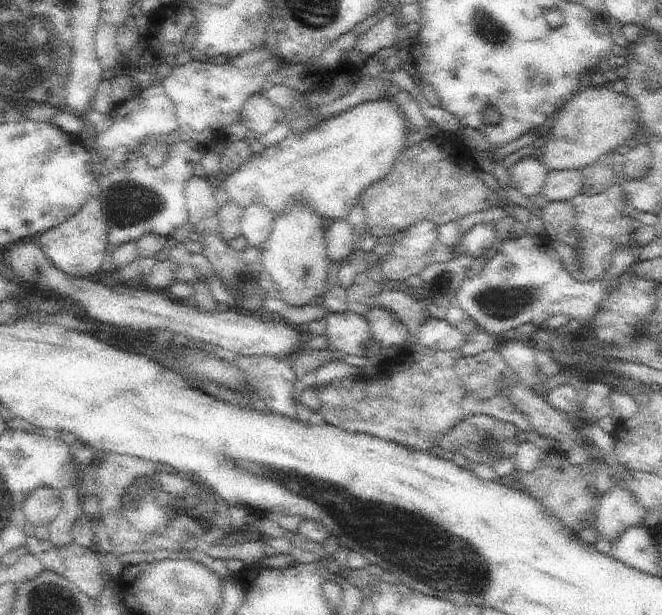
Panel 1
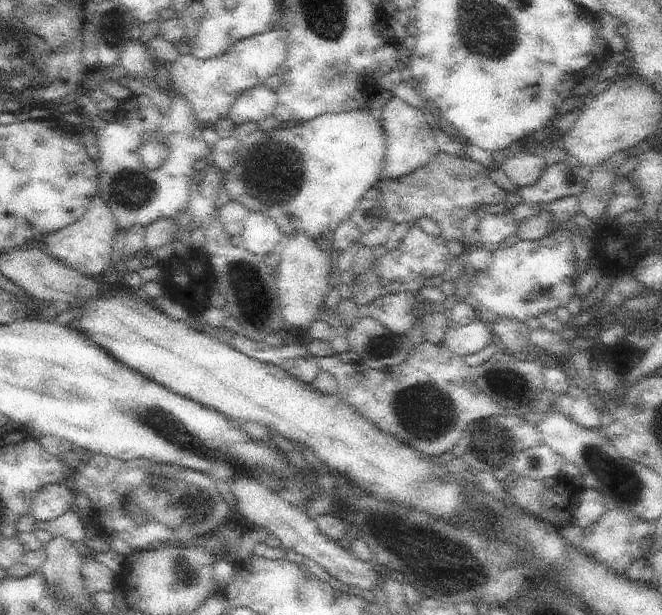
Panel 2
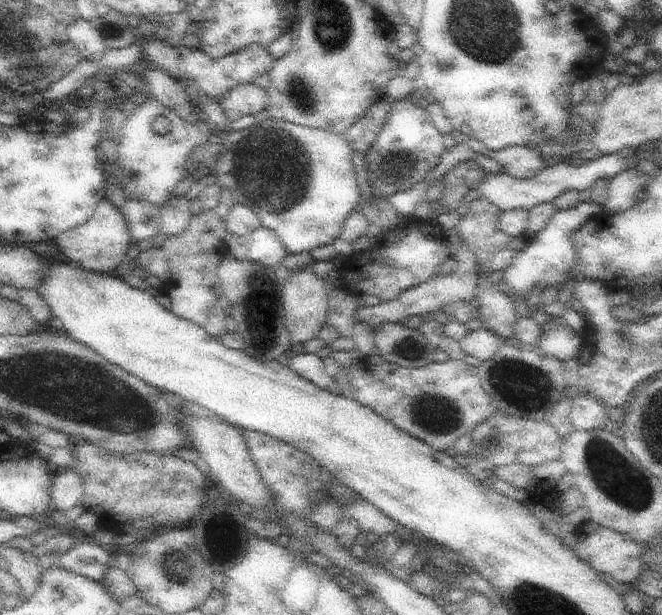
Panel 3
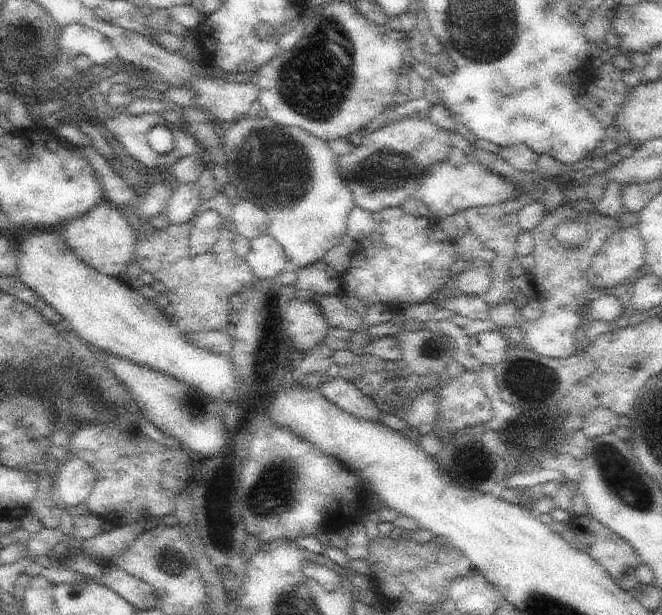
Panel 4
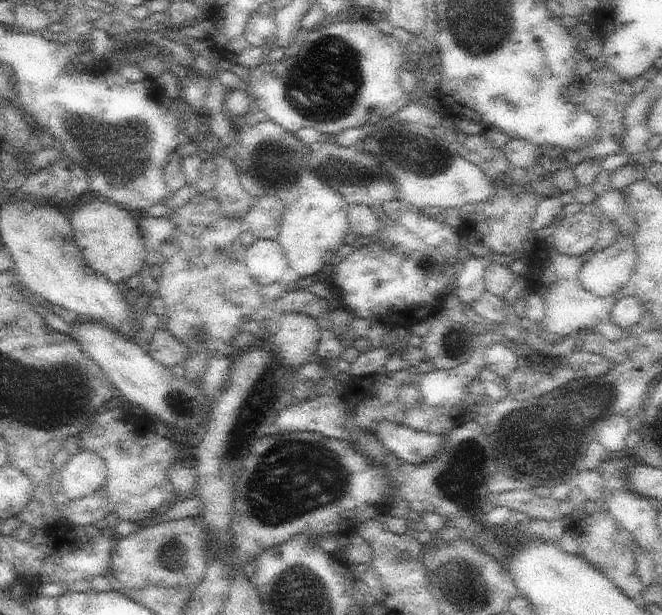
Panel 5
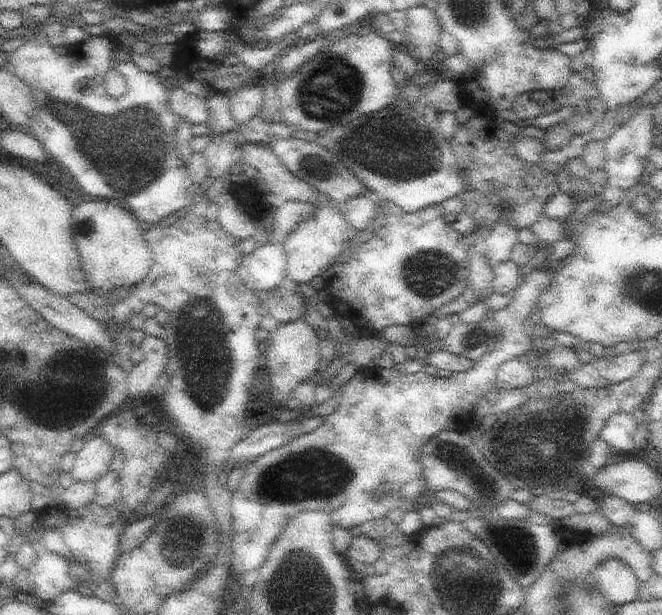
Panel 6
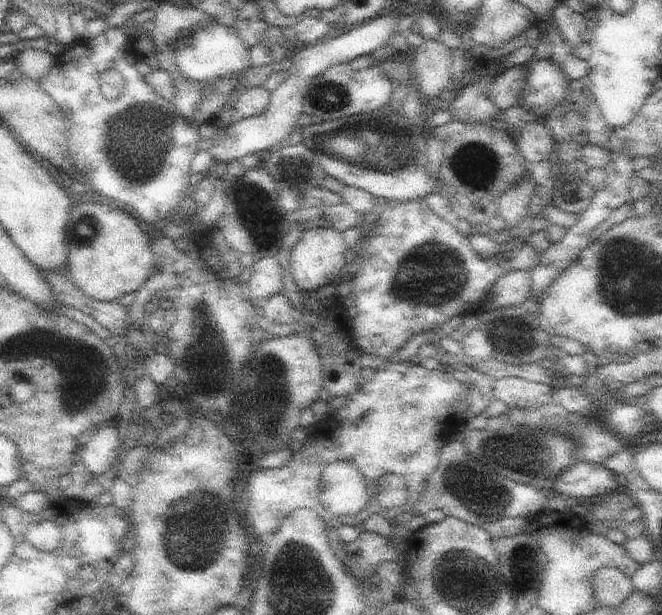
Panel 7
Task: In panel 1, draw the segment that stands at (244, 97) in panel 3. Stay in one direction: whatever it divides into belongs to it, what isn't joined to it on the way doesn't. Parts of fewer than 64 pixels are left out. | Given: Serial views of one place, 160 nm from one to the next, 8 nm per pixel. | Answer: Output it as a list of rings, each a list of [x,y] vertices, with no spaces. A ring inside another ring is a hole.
[[[256,93],[242,107],[238,122],[243,123],[248,130],[262,136],[276,128],[276,124],[284,119],[283,111],[283,108],[275,104],[270,98]]]

